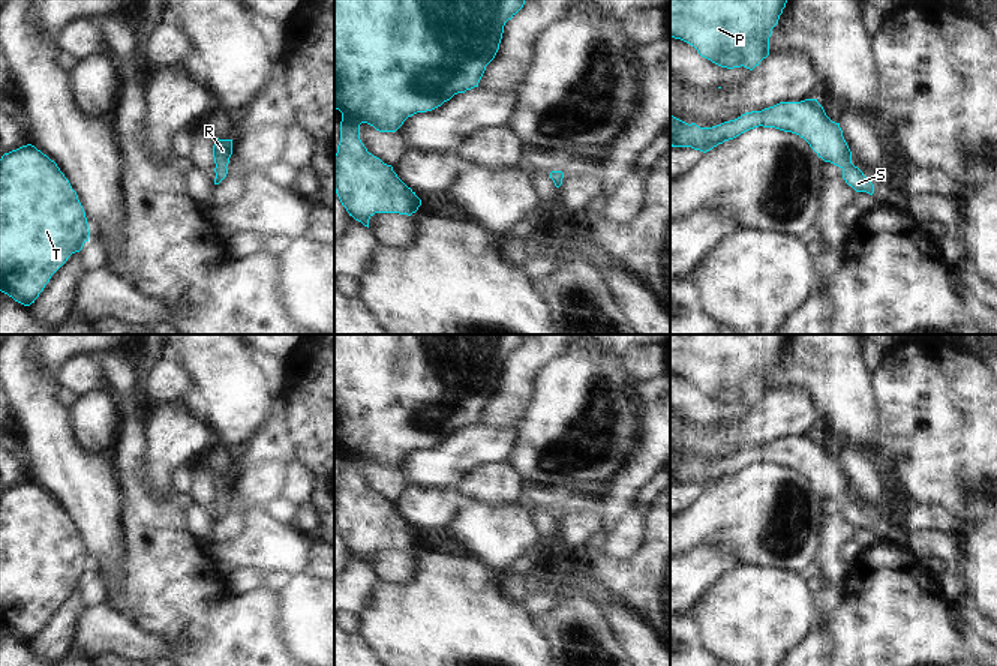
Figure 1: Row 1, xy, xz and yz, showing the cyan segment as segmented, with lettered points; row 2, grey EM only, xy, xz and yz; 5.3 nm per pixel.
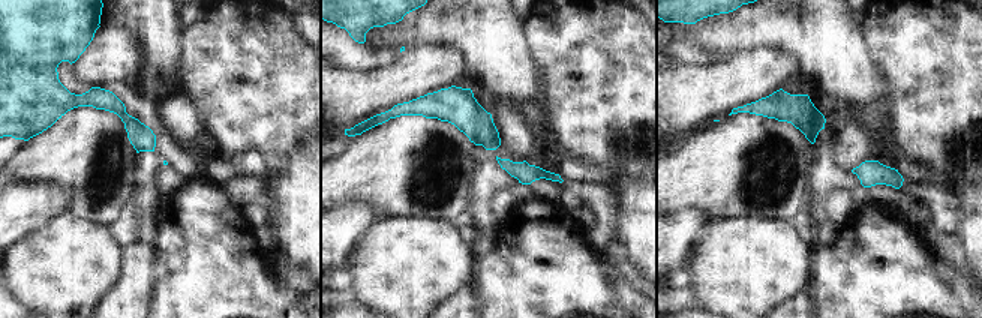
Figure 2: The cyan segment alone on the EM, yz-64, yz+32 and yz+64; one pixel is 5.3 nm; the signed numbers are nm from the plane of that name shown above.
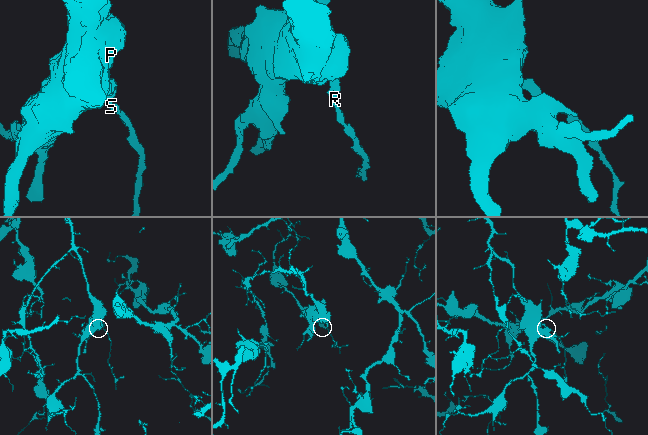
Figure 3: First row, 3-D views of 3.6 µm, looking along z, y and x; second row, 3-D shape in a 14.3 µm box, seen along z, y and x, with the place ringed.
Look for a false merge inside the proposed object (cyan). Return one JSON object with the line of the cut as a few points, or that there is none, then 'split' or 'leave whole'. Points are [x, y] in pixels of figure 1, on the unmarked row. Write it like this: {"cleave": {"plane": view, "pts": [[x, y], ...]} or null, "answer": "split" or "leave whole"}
{"cleave": null, "answer": "leave whole"}

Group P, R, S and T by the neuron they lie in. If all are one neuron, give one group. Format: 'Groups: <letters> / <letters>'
Groups: P R S T.

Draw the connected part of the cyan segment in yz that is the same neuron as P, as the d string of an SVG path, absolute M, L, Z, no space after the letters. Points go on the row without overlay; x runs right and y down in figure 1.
M670 334L670 372L693 381L702 393L721 404L753 406L769 392L769 374L786 339L787 334Z

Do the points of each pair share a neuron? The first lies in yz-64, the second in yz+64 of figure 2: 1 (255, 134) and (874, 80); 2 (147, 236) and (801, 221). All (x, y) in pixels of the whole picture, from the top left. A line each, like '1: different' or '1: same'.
1: different
2: different

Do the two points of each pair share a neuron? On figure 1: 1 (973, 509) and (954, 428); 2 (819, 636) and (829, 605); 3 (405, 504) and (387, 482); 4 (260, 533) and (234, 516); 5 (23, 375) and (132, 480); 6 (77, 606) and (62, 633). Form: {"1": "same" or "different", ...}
{"1": "same", "2": "same", "3": "different", "4": "different", "5": "different", "6": "same"}

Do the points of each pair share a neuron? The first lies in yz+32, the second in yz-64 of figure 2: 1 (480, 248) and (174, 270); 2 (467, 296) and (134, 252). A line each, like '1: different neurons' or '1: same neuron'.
1: different neurons
2: same neuron

